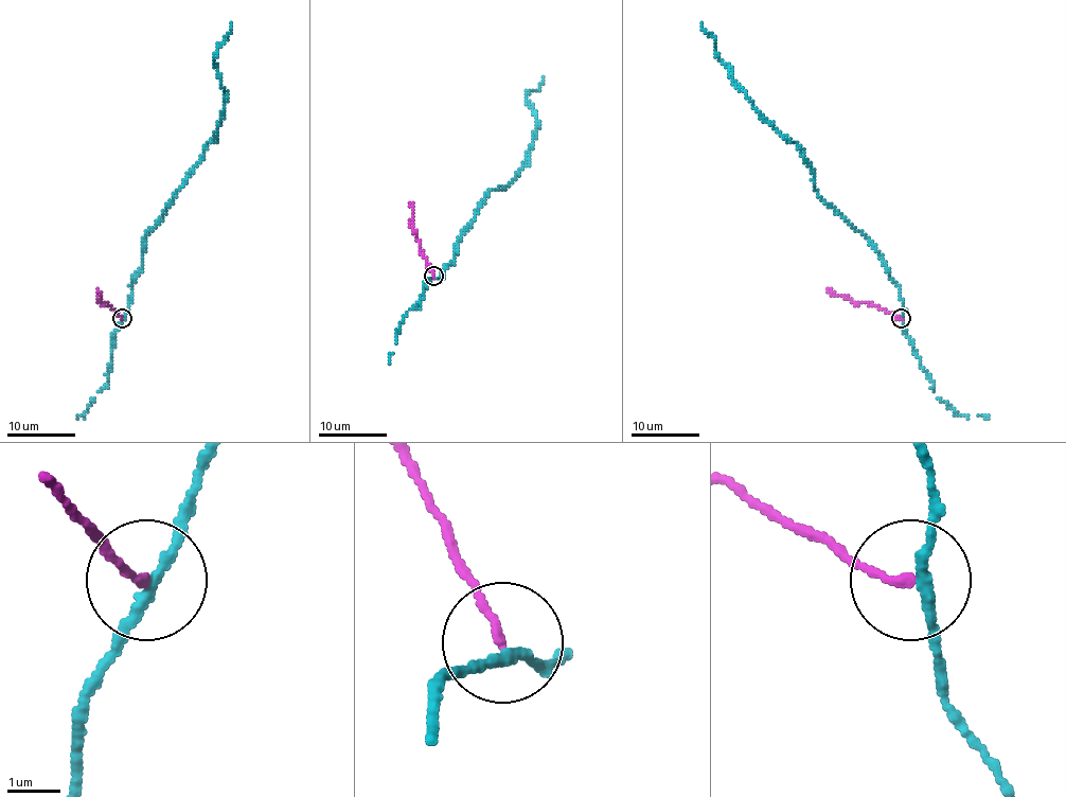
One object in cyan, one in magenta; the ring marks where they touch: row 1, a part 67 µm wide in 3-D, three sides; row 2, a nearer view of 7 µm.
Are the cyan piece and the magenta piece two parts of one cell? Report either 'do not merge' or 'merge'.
do not merge

